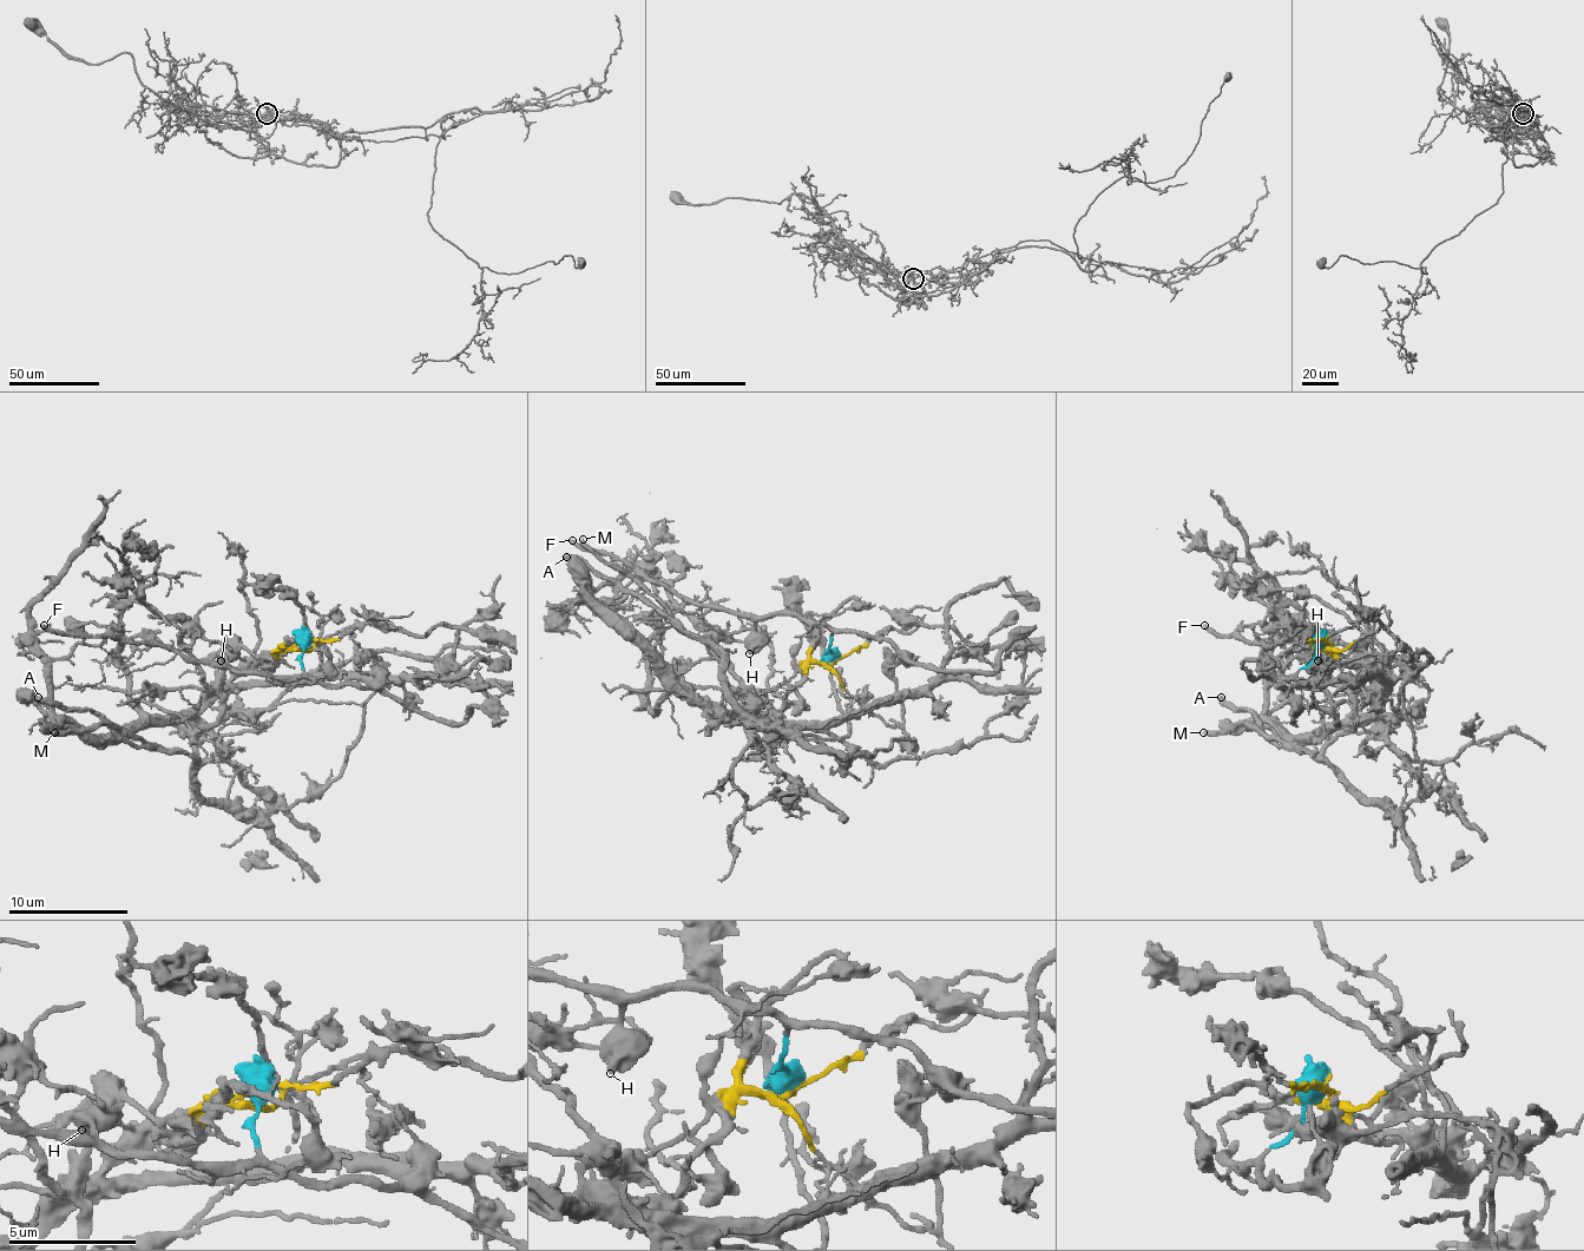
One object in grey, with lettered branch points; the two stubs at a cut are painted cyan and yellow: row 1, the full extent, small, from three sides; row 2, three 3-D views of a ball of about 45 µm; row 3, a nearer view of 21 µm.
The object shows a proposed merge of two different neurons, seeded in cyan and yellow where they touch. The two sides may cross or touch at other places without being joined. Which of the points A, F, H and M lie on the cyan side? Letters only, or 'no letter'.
F, H

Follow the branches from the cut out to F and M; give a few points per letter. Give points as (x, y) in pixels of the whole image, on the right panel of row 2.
F: (1325, 640), (1292, 677), (1280, 673), (1264, 646), (1223, 638), (1205, 626)
M: (1325, 640), (1345, 656), (1354, 646), (1356, 715), (1315, 754), (1300, 754), (1247, 724), (1202, 733)

